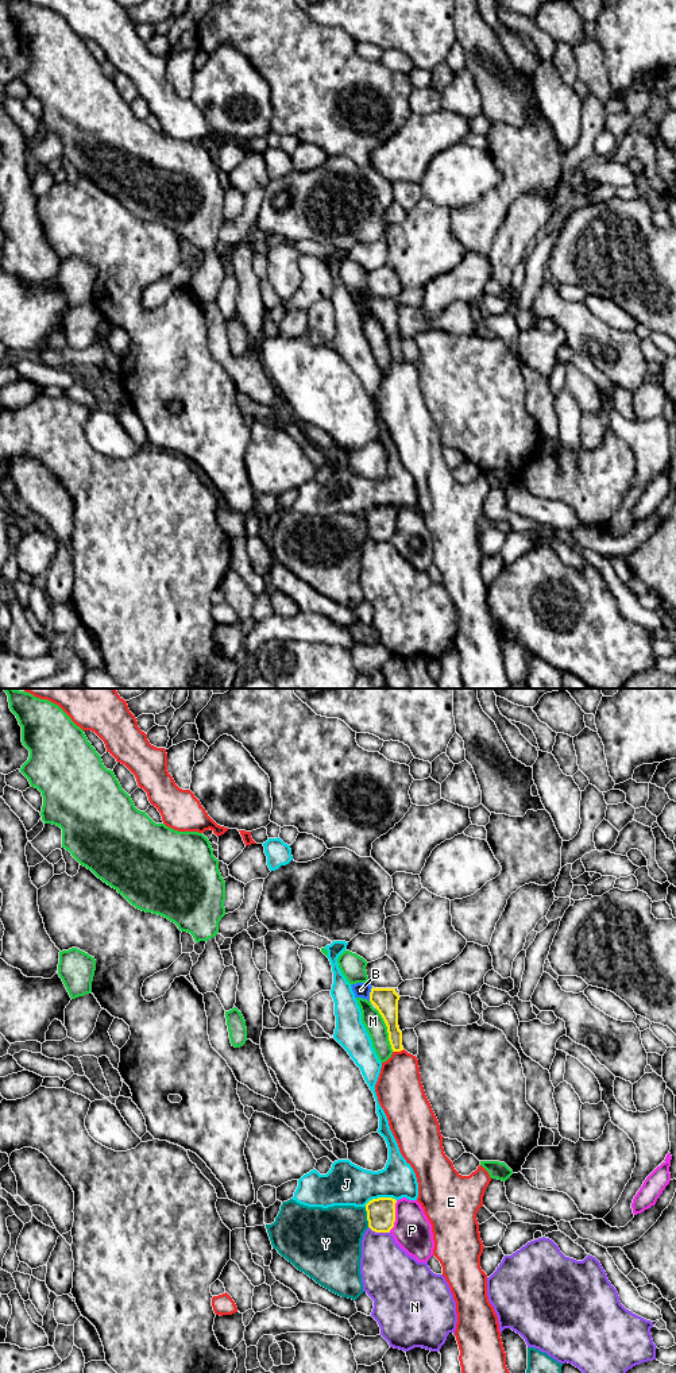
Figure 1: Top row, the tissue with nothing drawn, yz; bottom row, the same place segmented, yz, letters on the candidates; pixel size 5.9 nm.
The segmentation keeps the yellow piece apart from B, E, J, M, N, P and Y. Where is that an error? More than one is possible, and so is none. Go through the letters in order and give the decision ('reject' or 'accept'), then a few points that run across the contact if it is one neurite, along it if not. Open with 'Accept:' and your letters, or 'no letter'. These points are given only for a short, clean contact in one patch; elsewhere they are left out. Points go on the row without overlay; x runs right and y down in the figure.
Accept: no letter
B: reject; line yz (373, 296), (369, 309)
E: reject
J: reject
M: reject
N: reject
P: reject
Y: reject

